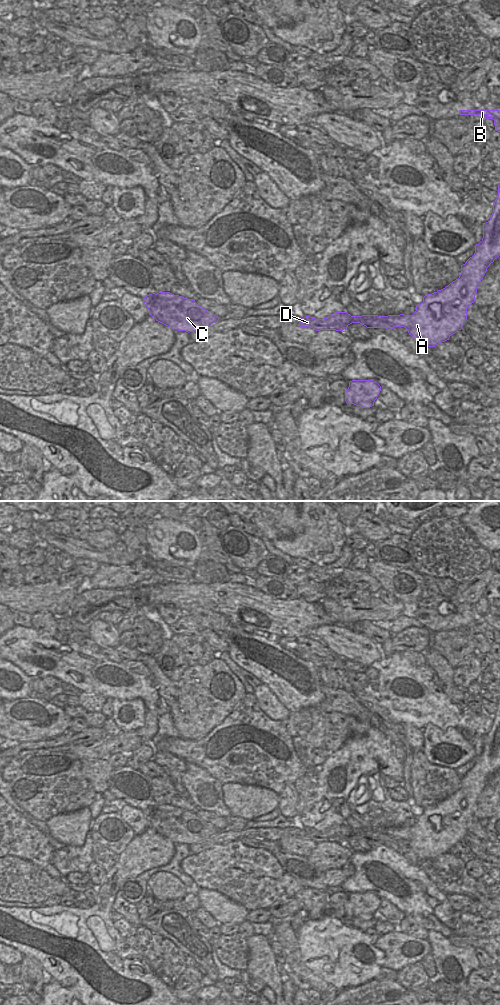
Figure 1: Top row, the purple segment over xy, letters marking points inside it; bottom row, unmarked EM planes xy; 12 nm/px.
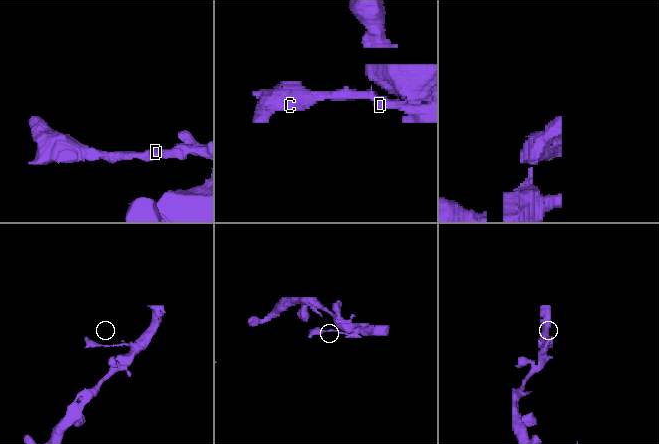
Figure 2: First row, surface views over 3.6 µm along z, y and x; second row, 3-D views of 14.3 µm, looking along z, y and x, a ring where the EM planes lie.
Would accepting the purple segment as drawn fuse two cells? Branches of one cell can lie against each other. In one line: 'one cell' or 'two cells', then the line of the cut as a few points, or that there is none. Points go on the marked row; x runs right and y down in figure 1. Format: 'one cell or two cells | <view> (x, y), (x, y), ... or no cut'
two cells | xy (386, 316), (386, 321), (393, 327)

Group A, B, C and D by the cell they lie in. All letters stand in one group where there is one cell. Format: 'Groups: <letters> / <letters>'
Groups: A B / C D

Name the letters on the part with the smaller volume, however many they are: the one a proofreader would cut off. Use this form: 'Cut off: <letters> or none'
Cut off: C, D

